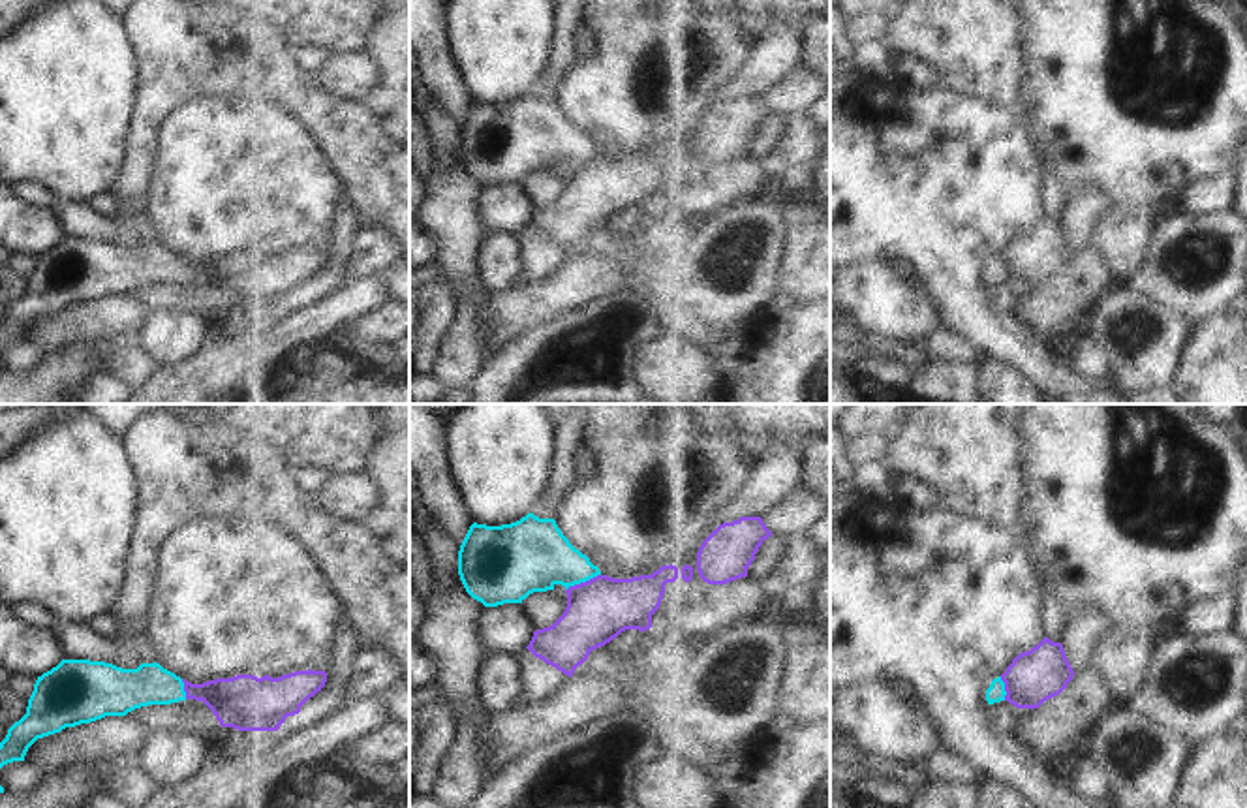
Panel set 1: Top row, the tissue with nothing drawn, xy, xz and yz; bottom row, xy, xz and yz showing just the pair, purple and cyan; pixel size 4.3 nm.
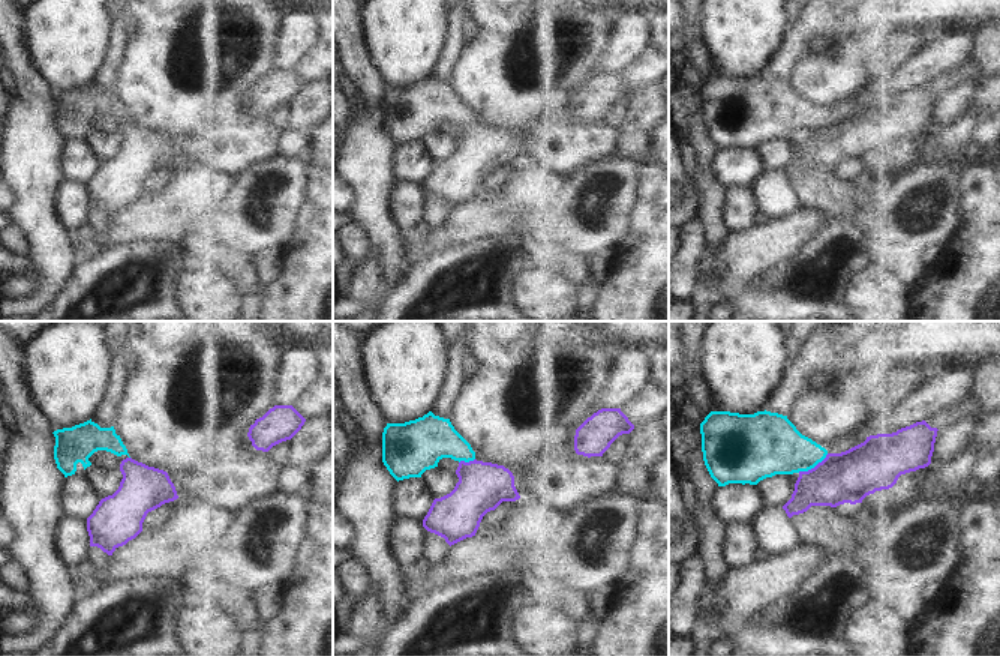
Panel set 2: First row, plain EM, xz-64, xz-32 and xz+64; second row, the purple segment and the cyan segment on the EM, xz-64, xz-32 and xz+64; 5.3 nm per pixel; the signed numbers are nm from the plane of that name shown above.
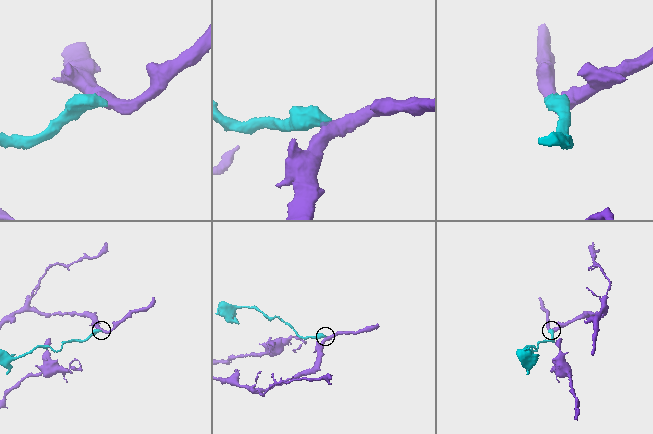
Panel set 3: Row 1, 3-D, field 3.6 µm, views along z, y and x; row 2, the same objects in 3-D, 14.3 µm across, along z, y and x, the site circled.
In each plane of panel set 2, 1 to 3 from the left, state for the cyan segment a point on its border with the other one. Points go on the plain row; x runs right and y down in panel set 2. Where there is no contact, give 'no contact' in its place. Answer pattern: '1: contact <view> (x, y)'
1: no contact
2: contact xz-32 (467, 126)
3: contact xz+64 (814, 131)

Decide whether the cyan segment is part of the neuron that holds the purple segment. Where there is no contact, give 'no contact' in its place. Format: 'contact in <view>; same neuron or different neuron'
contact in xz; different neuron

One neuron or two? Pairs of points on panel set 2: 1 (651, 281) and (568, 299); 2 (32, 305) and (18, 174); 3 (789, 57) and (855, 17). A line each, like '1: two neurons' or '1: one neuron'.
1: two neurons
2: one neuron
3: one neuron

